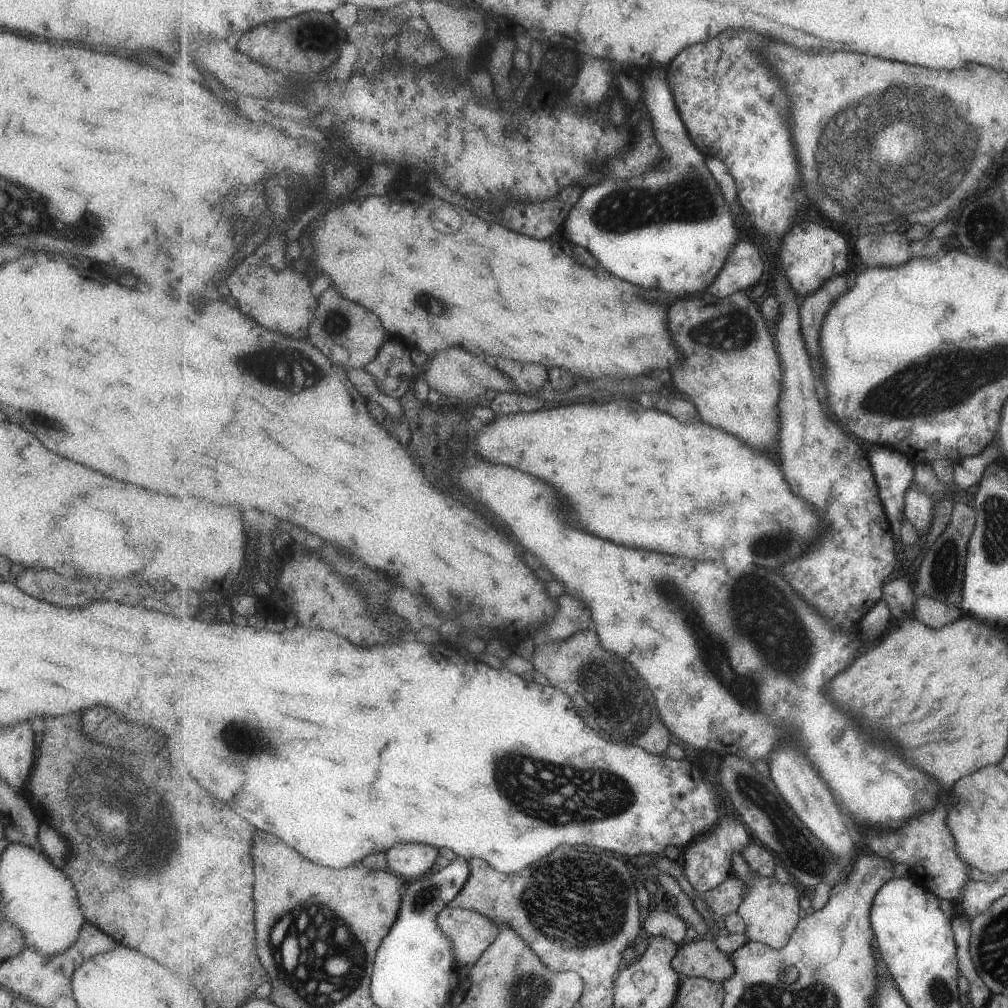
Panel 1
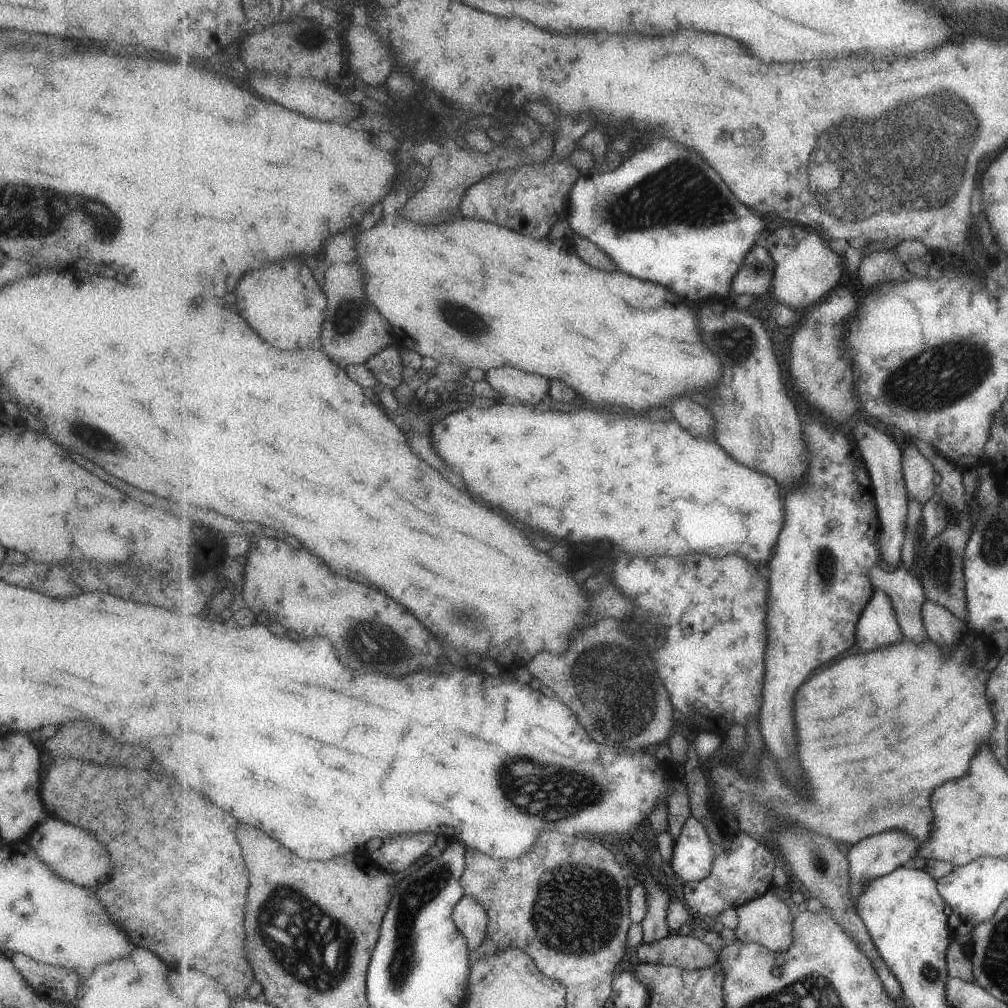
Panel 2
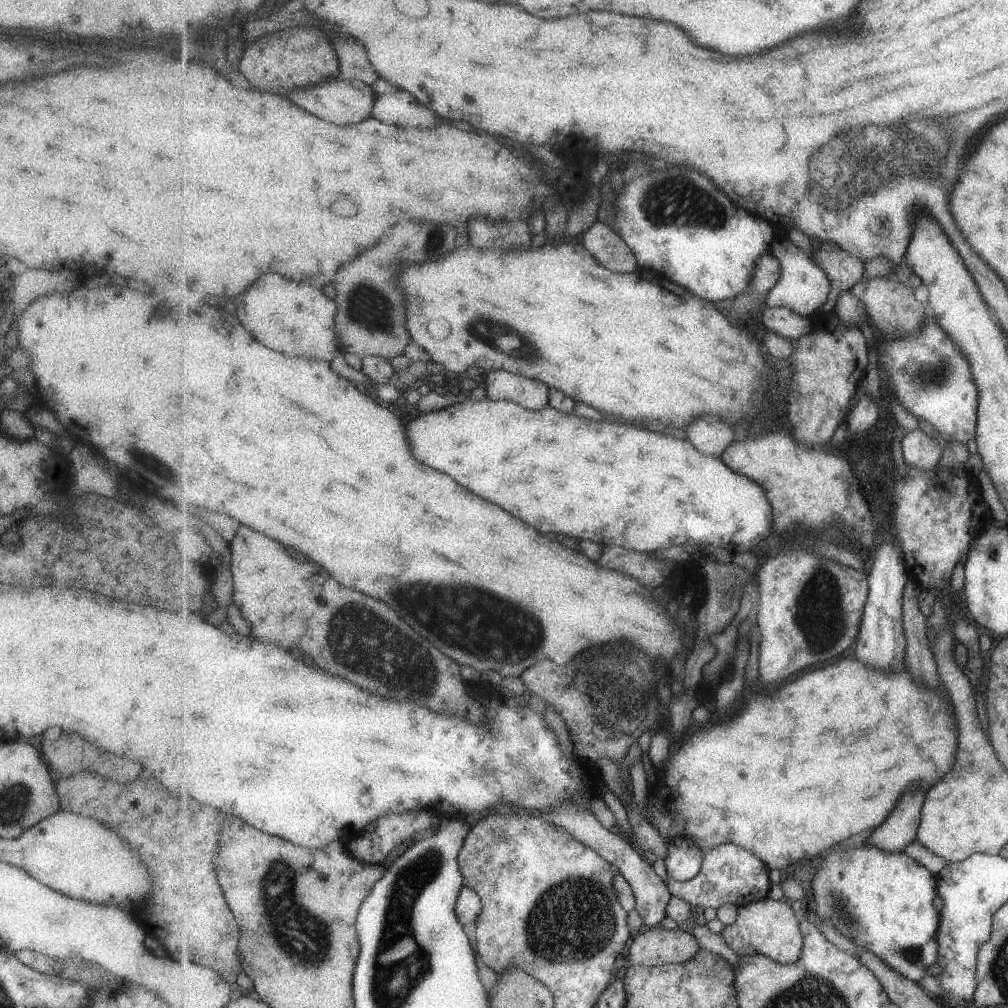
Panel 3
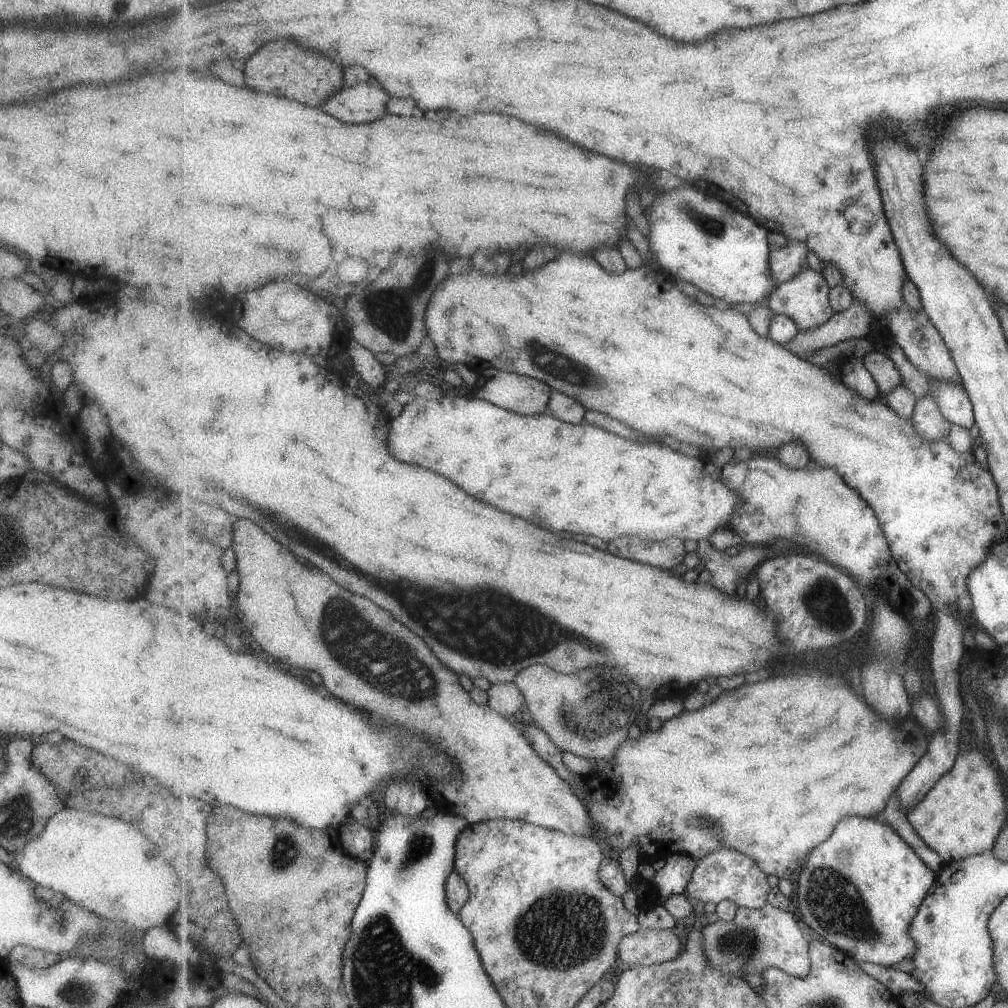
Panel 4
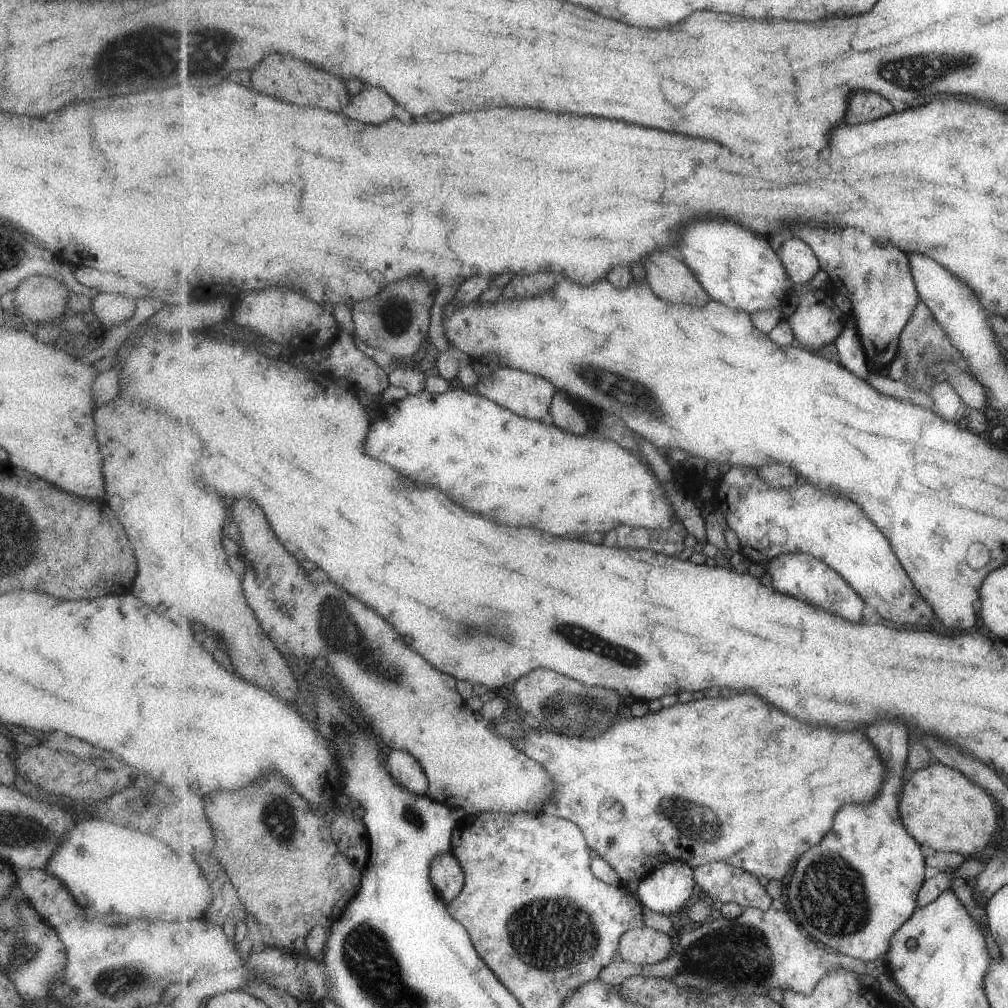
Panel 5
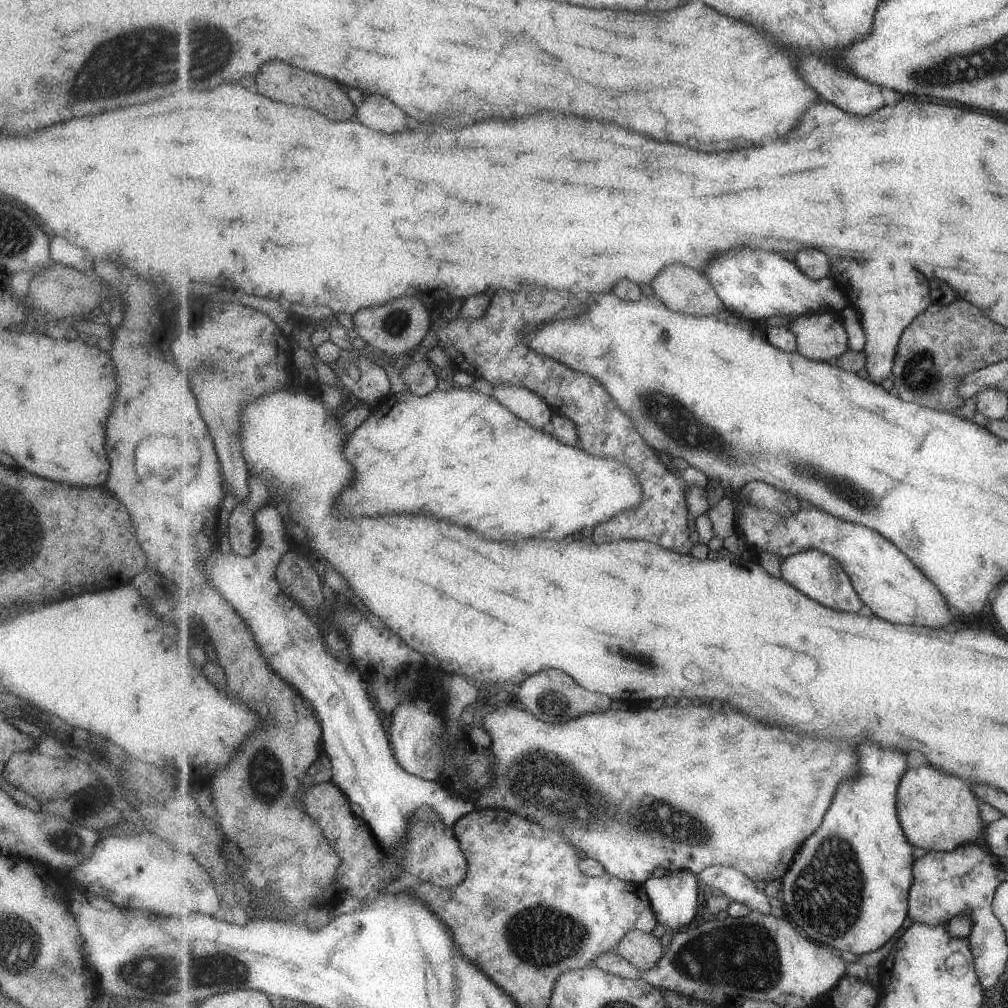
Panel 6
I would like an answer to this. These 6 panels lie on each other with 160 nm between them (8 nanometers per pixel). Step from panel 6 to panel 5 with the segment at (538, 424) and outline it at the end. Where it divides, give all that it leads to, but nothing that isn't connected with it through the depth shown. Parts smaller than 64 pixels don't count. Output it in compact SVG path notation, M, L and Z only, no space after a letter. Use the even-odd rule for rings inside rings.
M505 366L499 367L489 377L481 378L476 388L480 395L499 402L515 414L538 421L549 420L551 405L558 391L550 380L542 376Z

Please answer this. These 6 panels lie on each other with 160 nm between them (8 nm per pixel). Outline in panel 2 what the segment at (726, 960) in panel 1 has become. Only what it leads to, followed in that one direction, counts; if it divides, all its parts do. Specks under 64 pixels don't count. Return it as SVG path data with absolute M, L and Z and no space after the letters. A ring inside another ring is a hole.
M673 932L659 942L641 943L636 949L636 956L639 963L673 966L683 970L705 970L713 968L720 961L720 952L713 950L711 944L705 944L691 934L679 936Z

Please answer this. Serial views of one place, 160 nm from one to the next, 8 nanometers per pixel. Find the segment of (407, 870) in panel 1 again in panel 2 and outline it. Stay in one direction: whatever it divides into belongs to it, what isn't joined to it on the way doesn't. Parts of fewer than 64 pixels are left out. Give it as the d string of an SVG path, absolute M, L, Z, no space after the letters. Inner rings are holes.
M431 832L397 834L389 836L379 850L371 852L371 856L380 868L385 868L389 872L403 872L427 854L431 846L441 845L442 842L443 840Z

